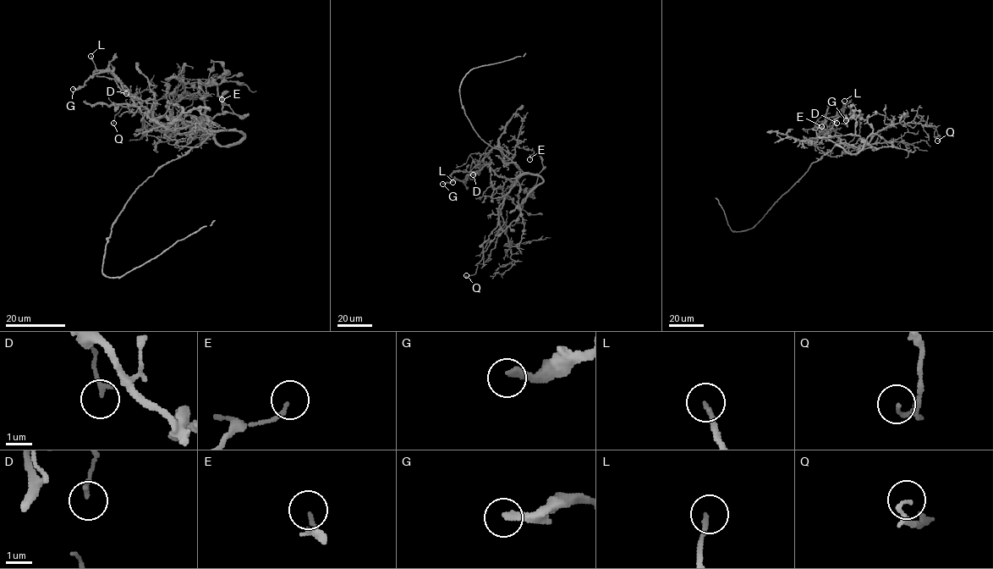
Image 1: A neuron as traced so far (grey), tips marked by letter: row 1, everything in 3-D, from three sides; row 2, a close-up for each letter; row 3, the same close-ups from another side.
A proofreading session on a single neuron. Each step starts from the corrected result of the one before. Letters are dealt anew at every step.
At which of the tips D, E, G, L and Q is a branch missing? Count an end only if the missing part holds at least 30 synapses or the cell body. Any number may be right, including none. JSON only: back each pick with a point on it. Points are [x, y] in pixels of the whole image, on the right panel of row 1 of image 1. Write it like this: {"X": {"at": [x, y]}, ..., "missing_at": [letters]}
{"missing_at": []}

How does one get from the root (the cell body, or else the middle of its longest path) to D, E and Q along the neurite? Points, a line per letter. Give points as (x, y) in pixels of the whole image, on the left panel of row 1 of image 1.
D: (169, 162), (197, 147), (211, 131), (188, 122), (154, 118), (127, 87), (123, 86), (126, 93)
E: (169, 162), (211, 132), (243, 136), (216, 141), (217, 114), (244, 118), (222, 99)
Q: (169, 162), (197, 147), (211, 131), (180, 133), (167, 94), (156, 100), (150, 89), (137, 93), (113, 123)

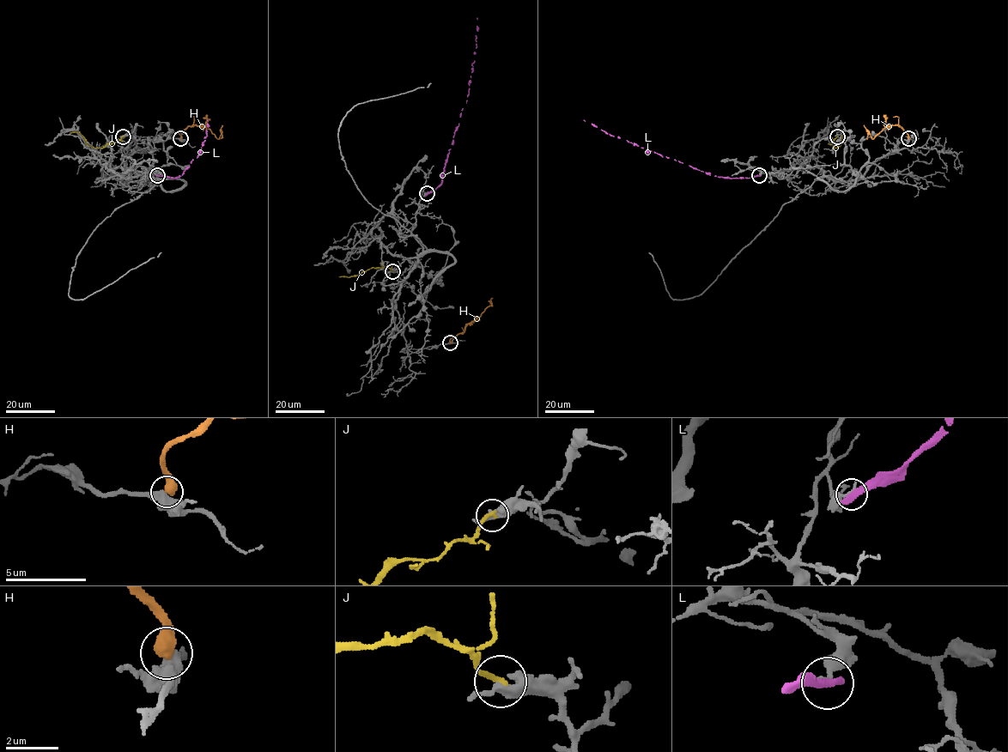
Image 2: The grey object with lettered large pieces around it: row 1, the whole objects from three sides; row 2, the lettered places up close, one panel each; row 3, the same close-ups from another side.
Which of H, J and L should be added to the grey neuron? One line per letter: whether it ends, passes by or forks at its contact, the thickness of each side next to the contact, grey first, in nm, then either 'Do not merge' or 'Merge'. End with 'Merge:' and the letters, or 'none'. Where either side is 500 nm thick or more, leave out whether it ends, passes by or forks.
H: Thickness 550 nm (grey) against 550 nm. Do not merge
J: It ends there. Thickness 300 nm (grey) against 220 nm. Do not merge
L: It ends there. Thickness 220 nm (grey) against 380 nm. Do not merge
Merge: none

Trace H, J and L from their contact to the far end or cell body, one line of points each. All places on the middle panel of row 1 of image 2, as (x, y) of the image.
H: (450, 342), (452, 337), (461, 333), (491, 305), (491, 298)
J: (392, 271), (385, 266), (370, 268), (355, 275), (339, 276)
L: (427, 193), (441, 182), (447, 154), (466, 103), (474, 61), (476, 17)

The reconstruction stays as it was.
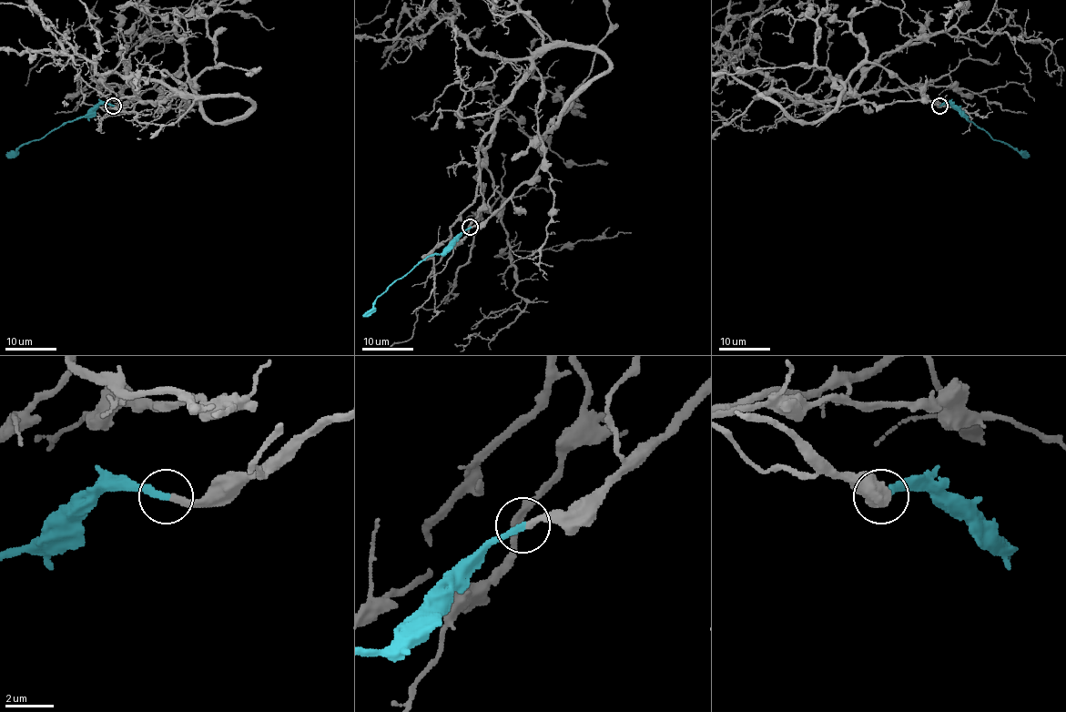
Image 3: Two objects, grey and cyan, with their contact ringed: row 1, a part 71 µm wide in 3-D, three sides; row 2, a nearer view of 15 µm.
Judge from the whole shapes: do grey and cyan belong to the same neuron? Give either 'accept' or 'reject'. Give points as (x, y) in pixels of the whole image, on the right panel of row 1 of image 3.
accept

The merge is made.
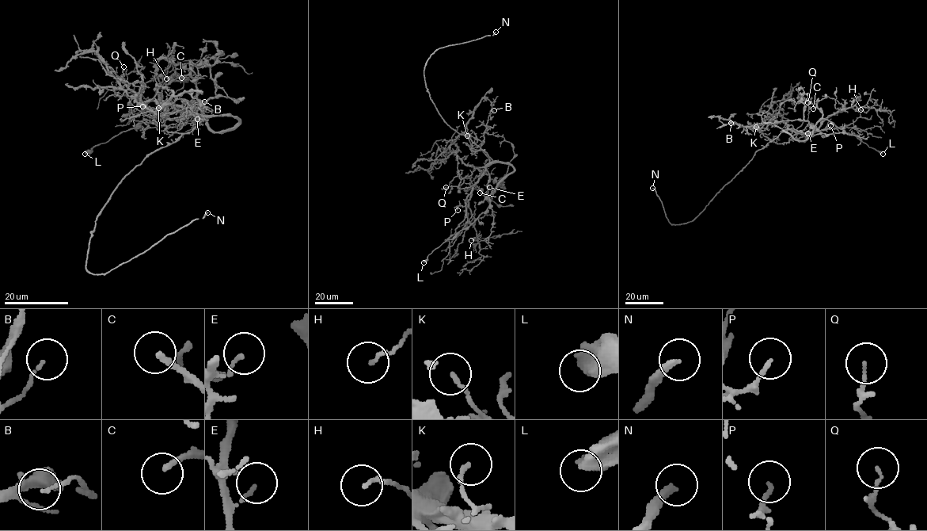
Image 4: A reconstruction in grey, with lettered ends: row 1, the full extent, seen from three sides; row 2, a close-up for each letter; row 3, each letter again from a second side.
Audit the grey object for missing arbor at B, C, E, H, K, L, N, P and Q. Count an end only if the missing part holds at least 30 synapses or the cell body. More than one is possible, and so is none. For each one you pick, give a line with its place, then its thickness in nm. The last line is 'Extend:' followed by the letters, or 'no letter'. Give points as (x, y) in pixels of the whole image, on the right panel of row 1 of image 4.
C: place (813, 108); calibre 190 nm
N: place (652, 188); calibre 280 nm
Extend: C, N

